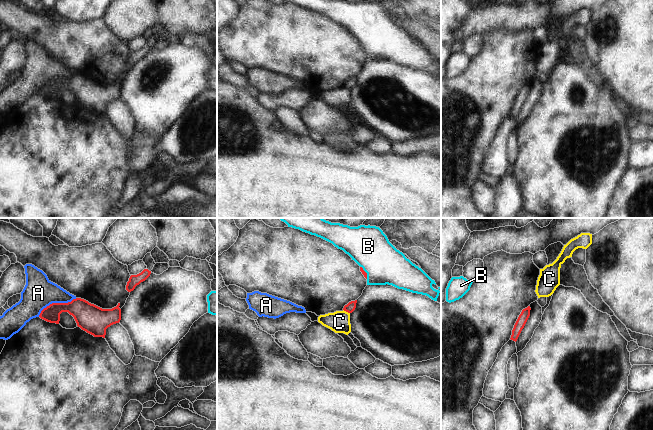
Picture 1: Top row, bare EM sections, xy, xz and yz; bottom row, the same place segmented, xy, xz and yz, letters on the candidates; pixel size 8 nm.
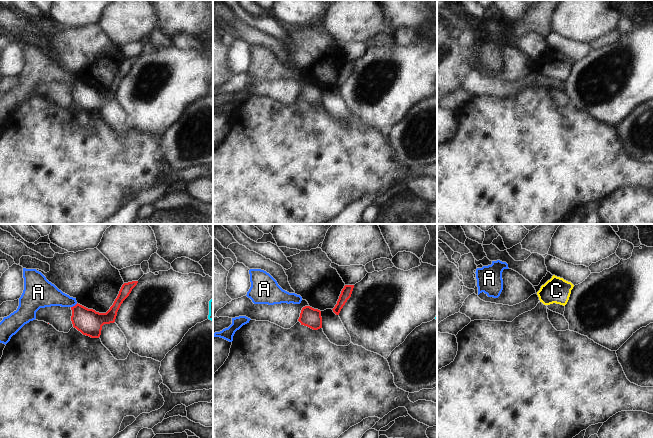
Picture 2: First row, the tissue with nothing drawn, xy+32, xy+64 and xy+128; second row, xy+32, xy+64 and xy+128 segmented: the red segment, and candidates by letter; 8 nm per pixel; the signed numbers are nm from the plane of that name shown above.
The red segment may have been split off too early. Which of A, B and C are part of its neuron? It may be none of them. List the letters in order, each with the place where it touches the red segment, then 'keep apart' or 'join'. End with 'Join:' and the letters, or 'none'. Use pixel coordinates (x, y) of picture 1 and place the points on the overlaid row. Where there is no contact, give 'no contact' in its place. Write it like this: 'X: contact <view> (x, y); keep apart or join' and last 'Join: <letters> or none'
A: contact xy (56, 303); keep apart
B: contact xz (365, 272); join
C: contact xz (346, 311); keep apart
Join: B

